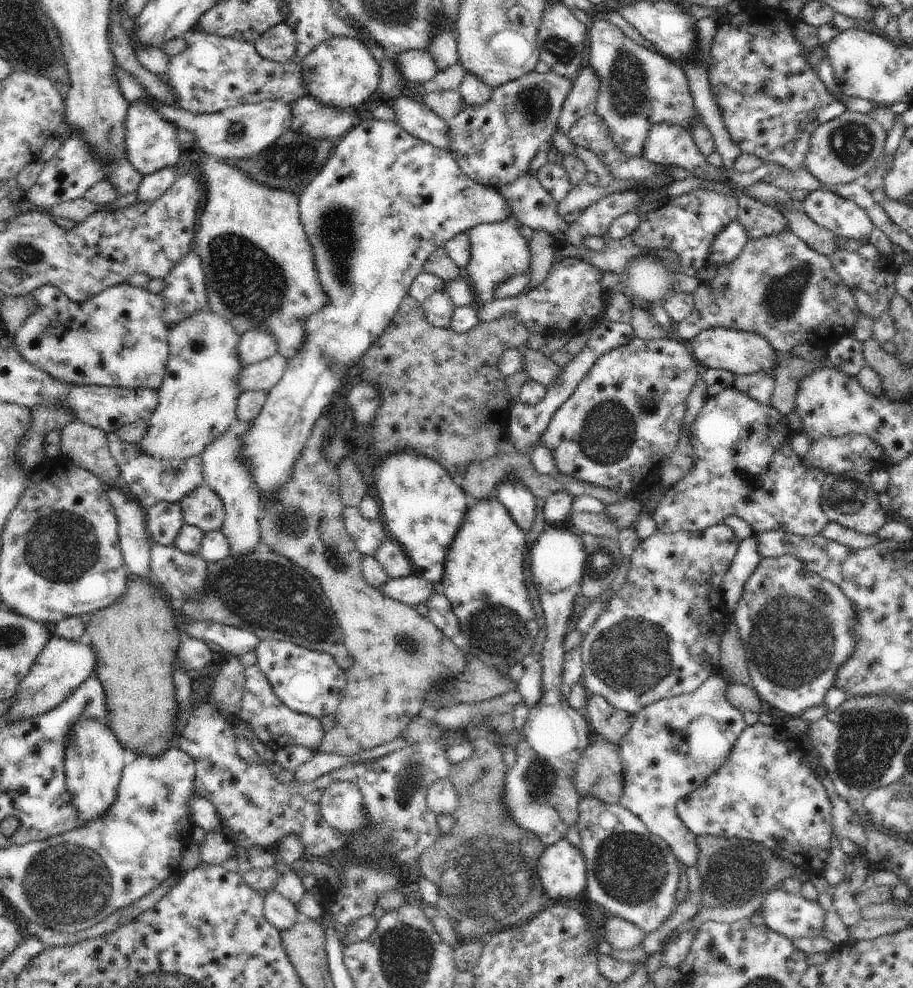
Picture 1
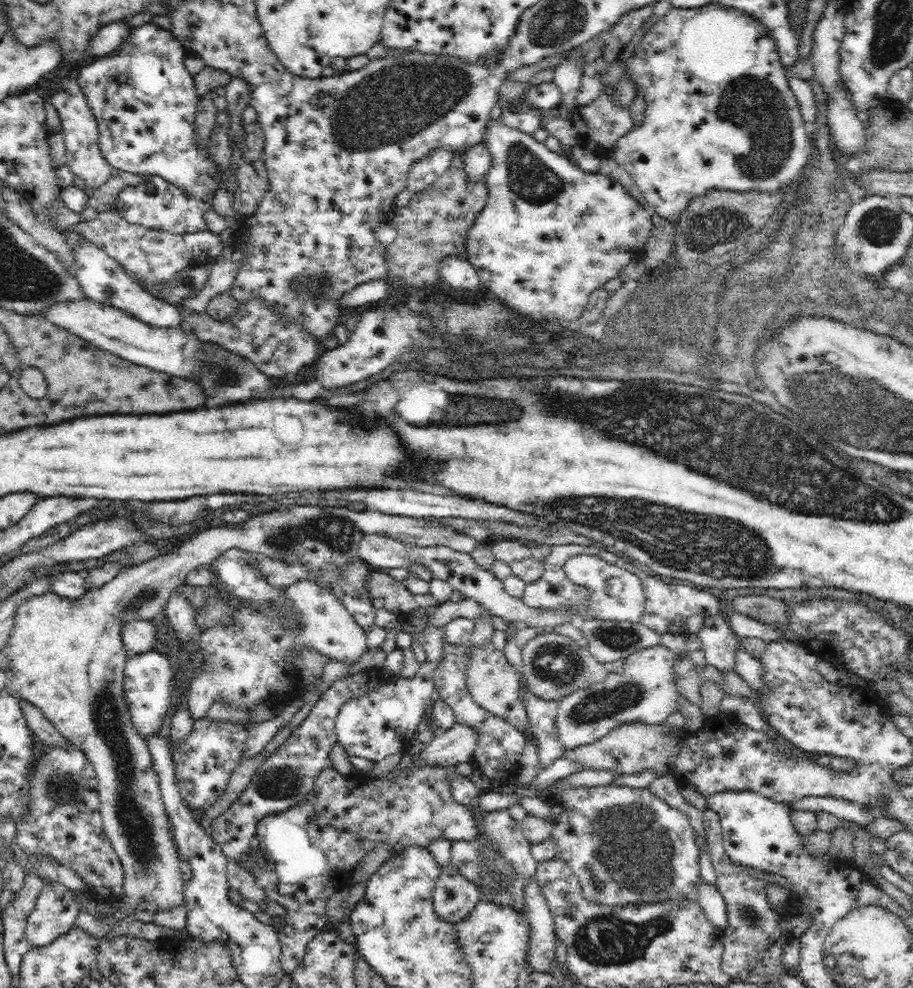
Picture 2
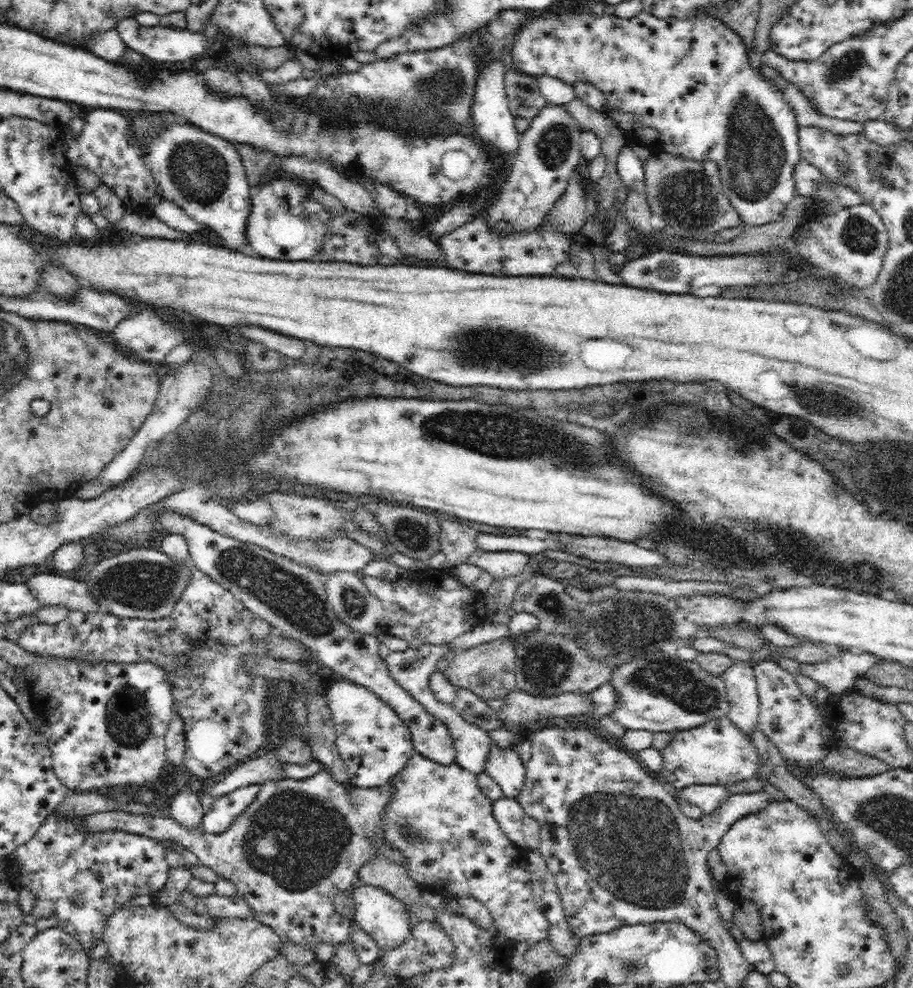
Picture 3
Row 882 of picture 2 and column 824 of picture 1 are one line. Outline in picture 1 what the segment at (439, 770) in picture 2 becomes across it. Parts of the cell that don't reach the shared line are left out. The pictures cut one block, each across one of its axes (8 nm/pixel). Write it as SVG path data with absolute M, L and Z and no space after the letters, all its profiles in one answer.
M792 231L748 241L738 258L717 268L713 280L701 282L693 297L695 305L692 312L675 325L675 340L689 345L702 331L724 327L766 338L782 357L790 356L798 343L814 344L825 351L830 349L842 337L853 334L854 320L861 313L854 295L832 268L830 258L812 250Z

